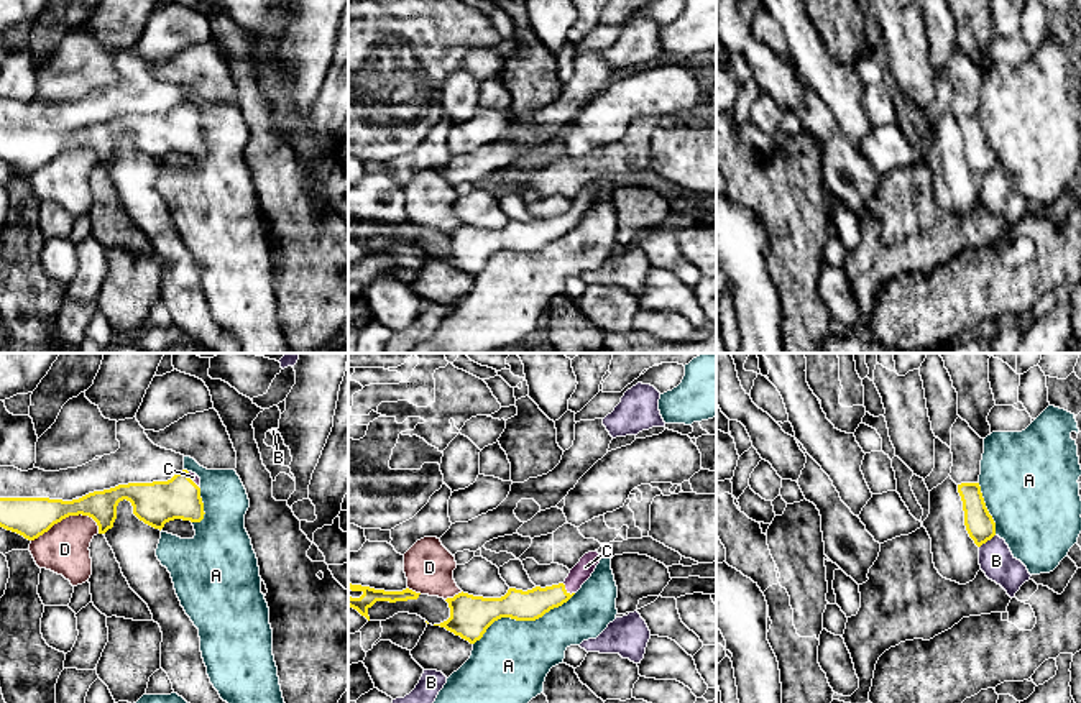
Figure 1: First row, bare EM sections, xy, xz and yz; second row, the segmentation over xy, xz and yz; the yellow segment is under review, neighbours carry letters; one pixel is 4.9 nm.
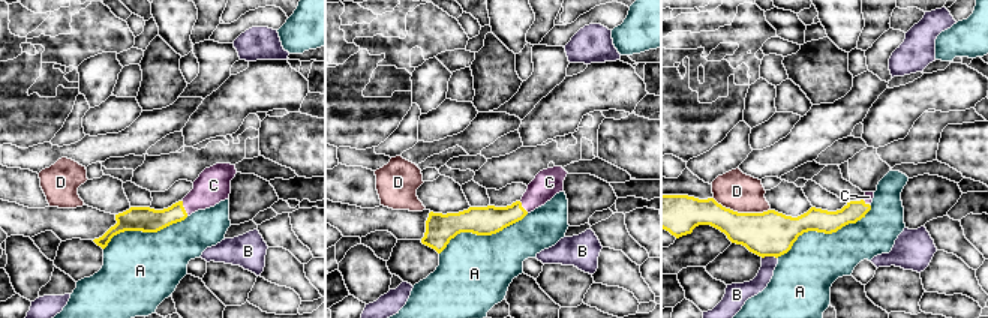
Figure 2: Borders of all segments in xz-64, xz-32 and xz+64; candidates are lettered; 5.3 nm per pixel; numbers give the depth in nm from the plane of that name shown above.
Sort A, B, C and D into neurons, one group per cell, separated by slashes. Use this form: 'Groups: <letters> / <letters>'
Groups: A / B / C / D

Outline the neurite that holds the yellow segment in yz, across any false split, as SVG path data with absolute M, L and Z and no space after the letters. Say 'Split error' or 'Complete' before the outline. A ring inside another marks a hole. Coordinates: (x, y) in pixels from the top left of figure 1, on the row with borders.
Complete. M961 483L958 493L963 501L964 526L978 547L996 535L996 522L989 514L979 483Z

